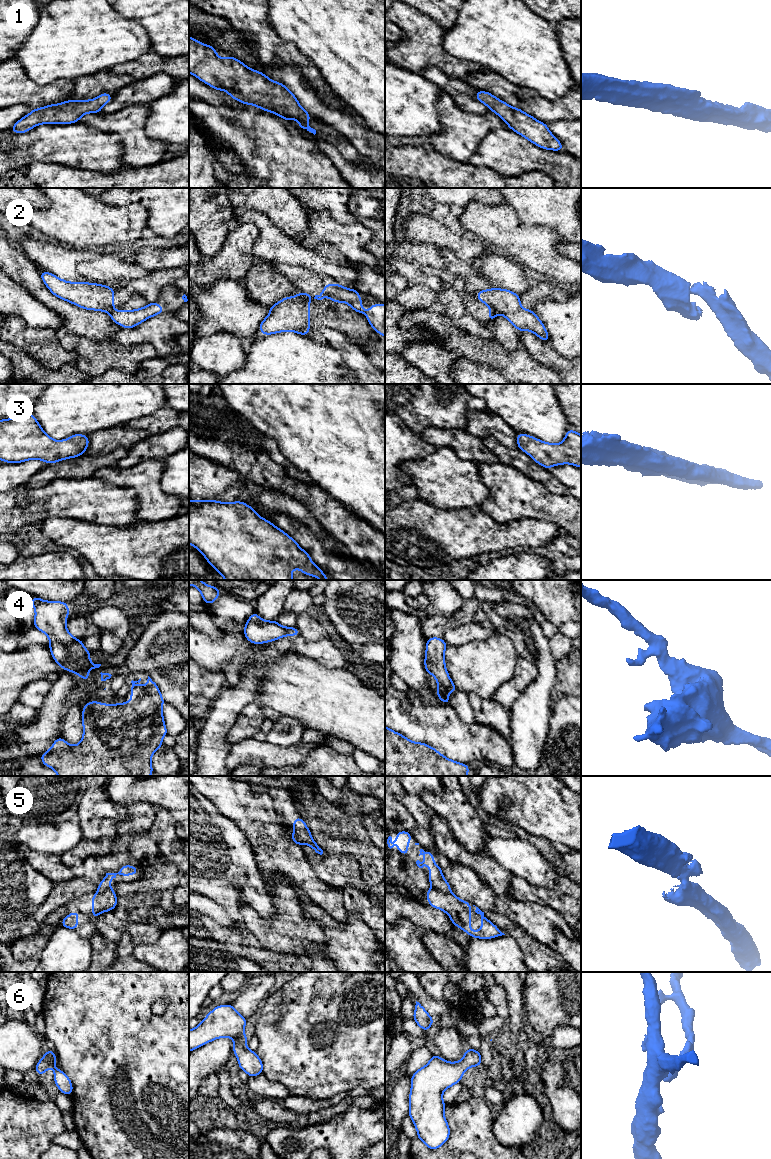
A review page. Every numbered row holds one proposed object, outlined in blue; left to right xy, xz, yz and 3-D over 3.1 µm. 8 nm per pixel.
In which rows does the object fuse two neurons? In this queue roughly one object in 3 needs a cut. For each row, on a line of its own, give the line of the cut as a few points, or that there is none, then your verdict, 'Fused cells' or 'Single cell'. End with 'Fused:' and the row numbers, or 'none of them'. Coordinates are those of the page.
1: No split. Single cell
2: Split along yz (491, 308), (498, 313). Fused cells
3: No split. Single cell
4: No split. Single cell
5: Split along yz (432, 887), (447, 892). Fused cells
6: No split. Single cell
Fused: 2, 5

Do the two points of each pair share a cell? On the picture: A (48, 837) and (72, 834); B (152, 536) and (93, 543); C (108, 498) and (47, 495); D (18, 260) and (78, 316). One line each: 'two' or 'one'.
A: one
B: one
C: one
D: one

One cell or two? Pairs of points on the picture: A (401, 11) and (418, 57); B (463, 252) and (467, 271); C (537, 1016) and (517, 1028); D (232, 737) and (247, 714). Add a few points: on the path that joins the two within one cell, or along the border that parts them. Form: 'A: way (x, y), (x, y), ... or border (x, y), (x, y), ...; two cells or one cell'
A: way (410, 22), (418, 46); one cell
B: border (443, 247), (451, 250), (463, 261); two cells
C: border (523, 999), (526, 1022), (531, 1034); two cells
D: way (238, 731), (247, 720); one cell

